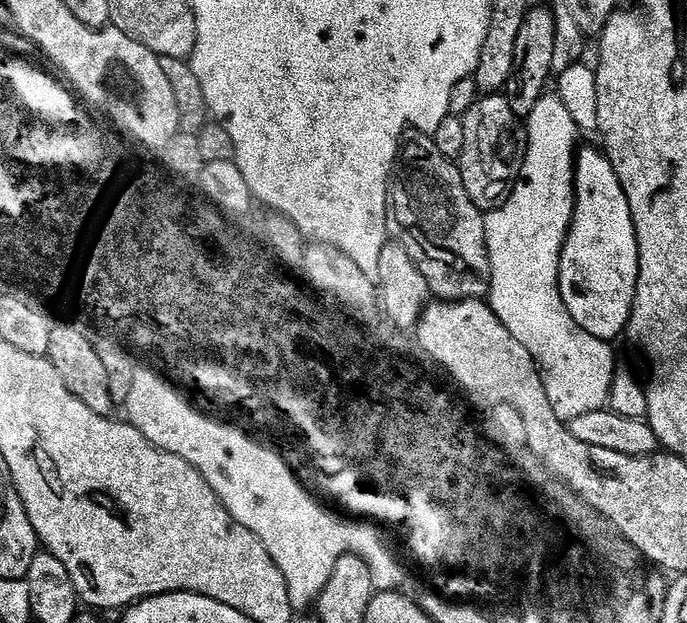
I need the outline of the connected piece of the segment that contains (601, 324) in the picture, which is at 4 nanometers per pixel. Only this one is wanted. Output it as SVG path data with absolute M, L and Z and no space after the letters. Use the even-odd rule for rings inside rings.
M581 147L576 153L576 209L572 215L572 224L568 227L566 247L567 251L563 256L562 289L567 308L571 308L574 320L579 326L586 326L586 332L594 338L607 342L615 342L619 336L621 339L625 335L634 306L640 255L634 218L630 214L630 202L622 190L622 182L618 182L618 174L614 174L614 166L599 147ZM604 252L620 252L620 286L630 286L622 288L620 318L596 318L596 310L602 308L602 300L596 302L592 292L596 292L596 286L602 286L602 282L608 280L602 280L602 272L596 272L594 268L602 262Z

